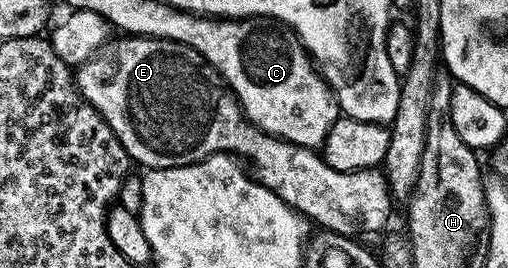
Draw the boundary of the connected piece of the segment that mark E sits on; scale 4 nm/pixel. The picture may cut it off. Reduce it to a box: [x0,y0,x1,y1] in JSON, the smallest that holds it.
[75,36,391,236]

